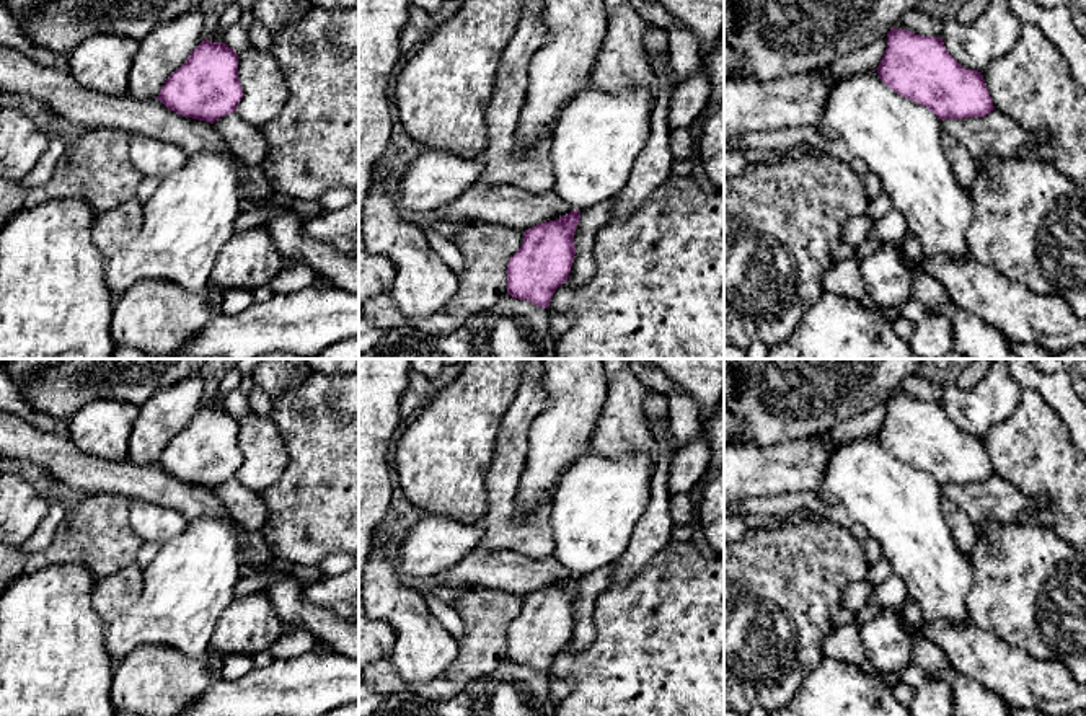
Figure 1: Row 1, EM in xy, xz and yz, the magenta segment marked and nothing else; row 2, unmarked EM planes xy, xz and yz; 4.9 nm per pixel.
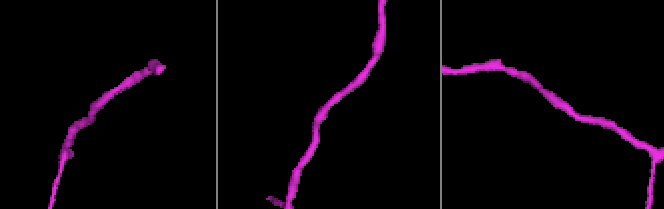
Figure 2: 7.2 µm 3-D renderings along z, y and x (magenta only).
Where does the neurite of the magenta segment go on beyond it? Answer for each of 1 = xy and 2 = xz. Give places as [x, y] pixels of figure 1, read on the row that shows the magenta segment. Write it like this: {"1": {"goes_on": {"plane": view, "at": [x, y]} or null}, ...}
{"1": {"goes_on": null}, "2": {"goes_on": null}}

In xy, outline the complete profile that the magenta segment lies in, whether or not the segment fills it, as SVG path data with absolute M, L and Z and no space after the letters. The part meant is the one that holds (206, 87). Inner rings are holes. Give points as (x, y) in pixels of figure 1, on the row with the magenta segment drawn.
M202 39L157 98L176 114L210 124L235 113L243 98L236 52L225 42Z

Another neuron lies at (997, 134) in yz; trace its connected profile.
M998 109L983 117L943 119L941 129L965 147L977 165L988 161L990 155L1011 158L1022 147L1035 147L1048 139L1044 132L1022 130Z

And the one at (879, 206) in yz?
M881 192L871 199L866 214L876 222L892 210L892 201L887 194Z

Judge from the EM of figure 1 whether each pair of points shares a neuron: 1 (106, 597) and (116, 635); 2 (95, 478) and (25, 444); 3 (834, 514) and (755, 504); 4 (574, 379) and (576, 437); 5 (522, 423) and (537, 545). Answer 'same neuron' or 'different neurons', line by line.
1: different neurons
2: same neuron
3: same neuron
4: same neuron
5: same neuron

